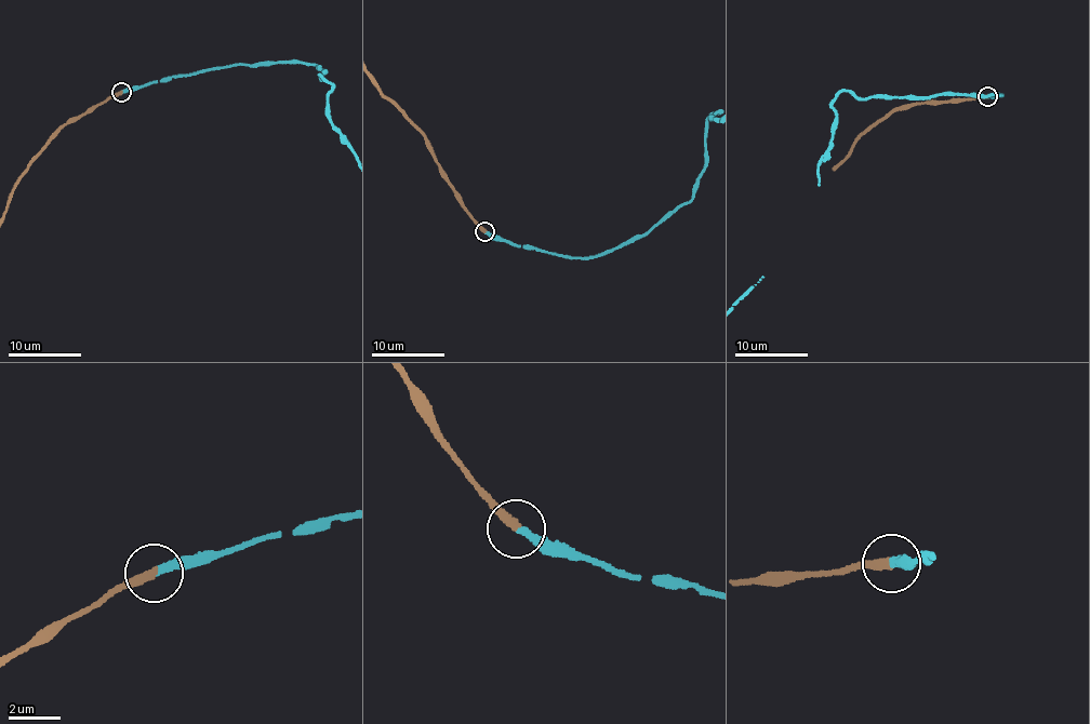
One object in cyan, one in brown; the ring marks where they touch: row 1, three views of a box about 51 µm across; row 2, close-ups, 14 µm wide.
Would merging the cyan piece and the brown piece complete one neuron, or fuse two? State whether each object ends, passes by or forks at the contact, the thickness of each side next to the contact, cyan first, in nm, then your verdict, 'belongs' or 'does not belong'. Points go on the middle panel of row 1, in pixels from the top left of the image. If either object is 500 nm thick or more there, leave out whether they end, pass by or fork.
cyan ends; brown ends; calibres 280 and 280 nm; belongs

